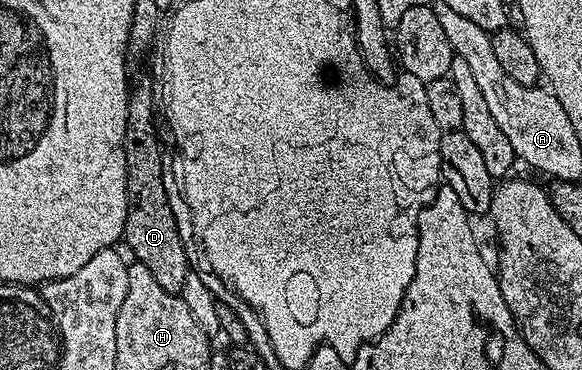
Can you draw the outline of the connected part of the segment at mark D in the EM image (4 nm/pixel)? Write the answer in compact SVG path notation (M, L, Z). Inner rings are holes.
M144 77L137 85L135 82L128 95L124 136L128 214L122 241L128 244L129 251L133 253L131 256L150 270L150 275L154 275L164 290L179 295L190 275L190 249L182 243L182 235L178 235L178 223L174 219L174 211L170 211L170 199L166 199L166 183L162 183L166 158L160 146L160 129L156 126L156 93L151 85L151 79Z

